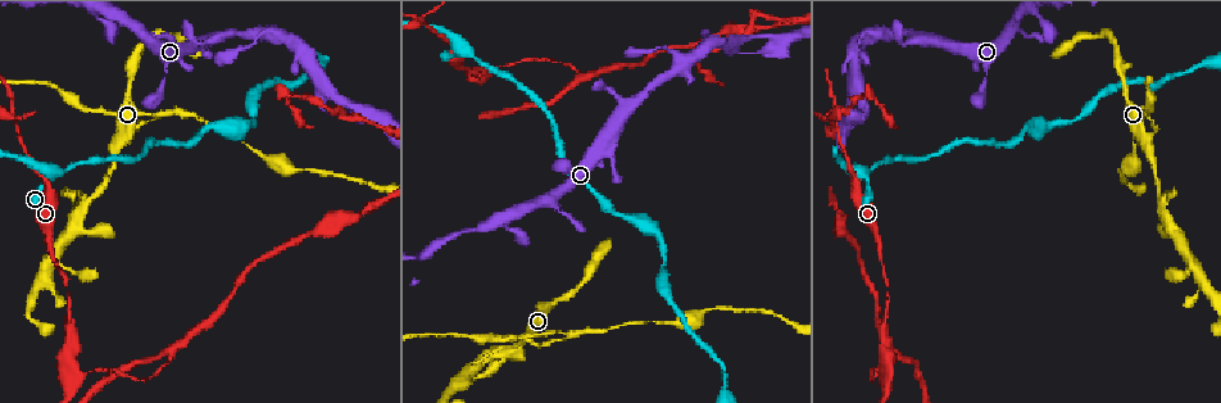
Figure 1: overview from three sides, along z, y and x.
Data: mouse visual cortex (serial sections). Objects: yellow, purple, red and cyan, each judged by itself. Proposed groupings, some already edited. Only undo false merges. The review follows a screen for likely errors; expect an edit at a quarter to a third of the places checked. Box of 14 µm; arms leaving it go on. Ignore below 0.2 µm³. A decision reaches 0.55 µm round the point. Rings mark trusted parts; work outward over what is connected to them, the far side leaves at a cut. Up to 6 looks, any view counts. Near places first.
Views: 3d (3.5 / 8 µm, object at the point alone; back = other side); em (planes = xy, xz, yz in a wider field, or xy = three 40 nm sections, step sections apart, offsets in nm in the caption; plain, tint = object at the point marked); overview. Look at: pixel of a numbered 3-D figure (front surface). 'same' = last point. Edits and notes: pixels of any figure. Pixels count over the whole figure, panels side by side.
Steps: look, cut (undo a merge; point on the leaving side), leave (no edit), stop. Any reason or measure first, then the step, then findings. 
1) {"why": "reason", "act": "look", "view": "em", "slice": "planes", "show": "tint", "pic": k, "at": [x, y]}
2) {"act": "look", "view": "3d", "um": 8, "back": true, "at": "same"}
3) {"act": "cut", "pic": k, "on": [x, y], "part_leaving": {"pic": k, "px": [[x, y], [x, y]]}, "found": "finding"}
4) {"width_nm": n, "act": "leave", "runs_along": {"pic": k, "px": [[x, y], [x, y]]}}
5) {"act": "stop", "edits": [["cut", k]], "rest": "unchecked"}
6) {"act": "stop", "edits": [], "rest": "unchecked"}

{"why": "four or more arms meet", "act": "look", "view": "3d", "um": 3.5, "pic": 1, "at": [833, 119]}

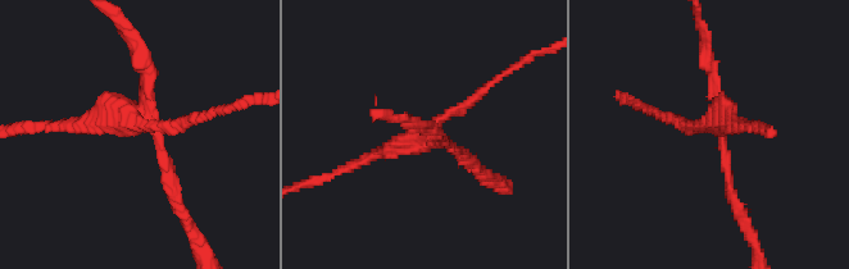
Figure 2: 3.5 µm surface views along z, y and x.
{"arms": 4, "arm_widths_nm": [150, 150, 150, 200], "act": "look", "view": "em", "slice": "xy", "step": 2, "show": "tint", "pic": 2, "at": [155, 127]}

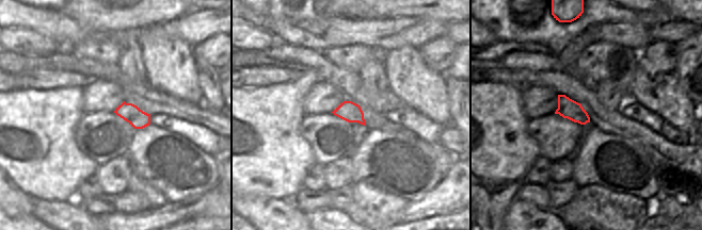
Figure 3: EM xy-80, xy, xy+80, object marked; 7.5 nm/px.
{"width_nm": 150, "act": "cut", "pic": 2, "on": [89, 115], "part_leaving": {"pic": 2, "px": [[145, 126], [101, 118], [90, 130]]}, "found": "a second cell is stuck on"}

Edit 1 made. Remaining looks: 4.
{"why": "a narrow waist", "act": "look", "view": "3d", "um": 3.5, "pic": 1, "at": [883, 373]}

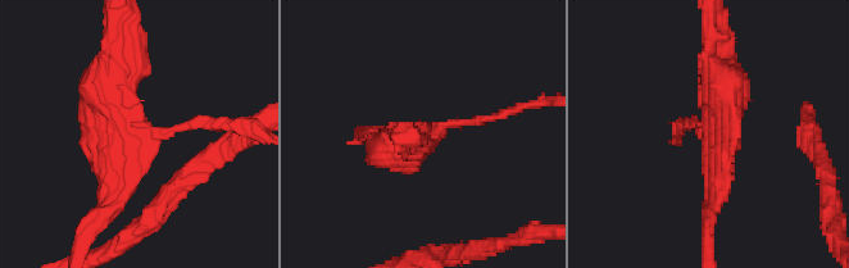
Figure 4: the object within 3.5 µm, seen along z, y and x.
{"why": "now the EM", "act": "look", "view": "em", "slice": "planes", "show": "tint", "pic": 4, "at": [131, 126]}

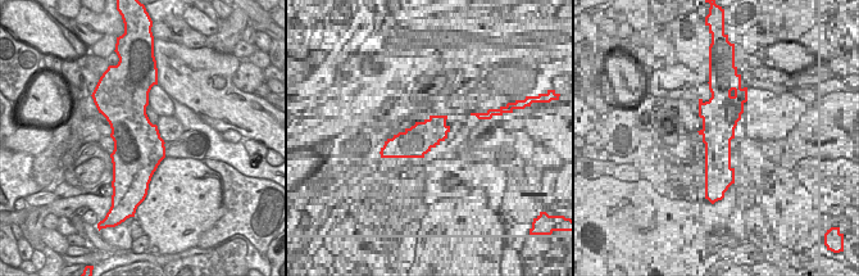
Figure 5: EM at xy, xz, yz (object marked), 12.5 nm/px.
{"width_nm": 650, "act": "leave", "runs_along": {"pic": 4, "px": [[126, 50], [110, 98], [137, 134], [205, 122]]}, "found": "one cell here"}

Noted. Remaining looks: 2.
{"why": "three-way junction", "act": "look", "view": "3d", "um": 3.5, "pic": 1, "at": [580, 74]}

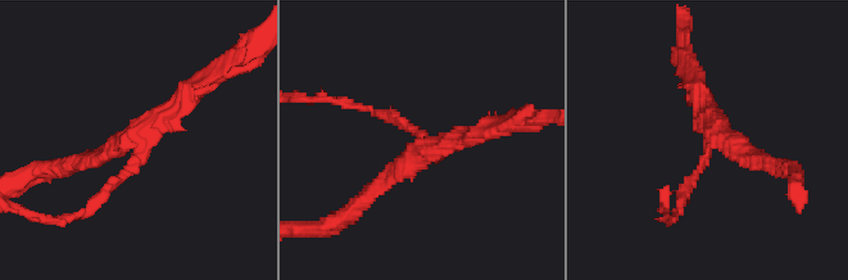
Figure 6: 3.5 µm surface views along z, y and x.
{"arms": 3, "arm_widths_nm": [150, 200, 200], "act": "look", "view": "em", "slice": "planes", "show": "tint", "pic": 6, "at": [427, 145]}

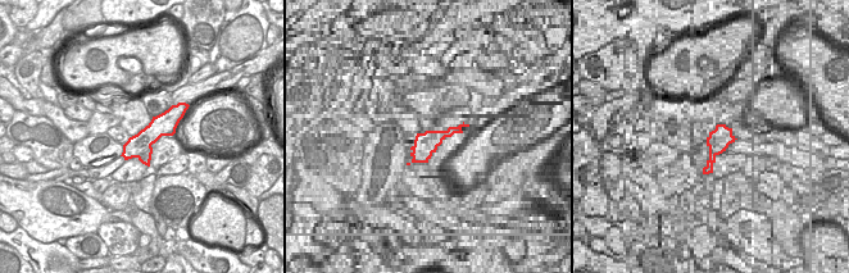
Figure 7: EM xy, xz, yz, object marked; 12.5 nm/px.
{"act": "cut", "pic": 6, "on": [743, 141], "part_leaving": {"pic": 6, "px": [[711, 141], [711, 118], [688, 63]]}, "found": "two cells meet here"}

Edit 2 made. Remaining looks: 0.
{"act": "stop", "edits": [["cut", 2], ["cut", 6]], "rest": "unchecked"}

